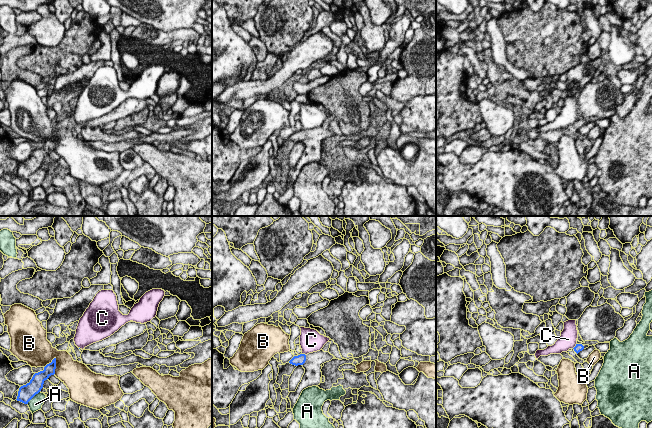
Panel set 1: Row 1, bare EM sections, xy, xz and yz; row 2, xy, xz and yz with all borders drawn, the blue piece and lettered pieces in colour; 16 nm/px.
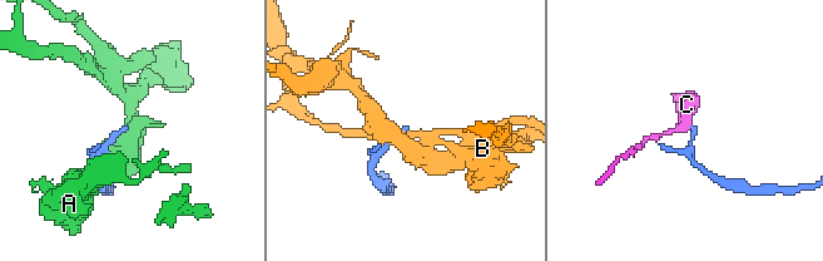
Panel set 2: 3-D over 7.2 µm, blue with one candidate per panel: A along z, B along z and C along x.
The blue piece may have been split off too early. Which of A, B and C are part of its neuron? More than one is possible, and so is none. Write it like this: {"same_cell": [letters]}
{"same_cell": []}

